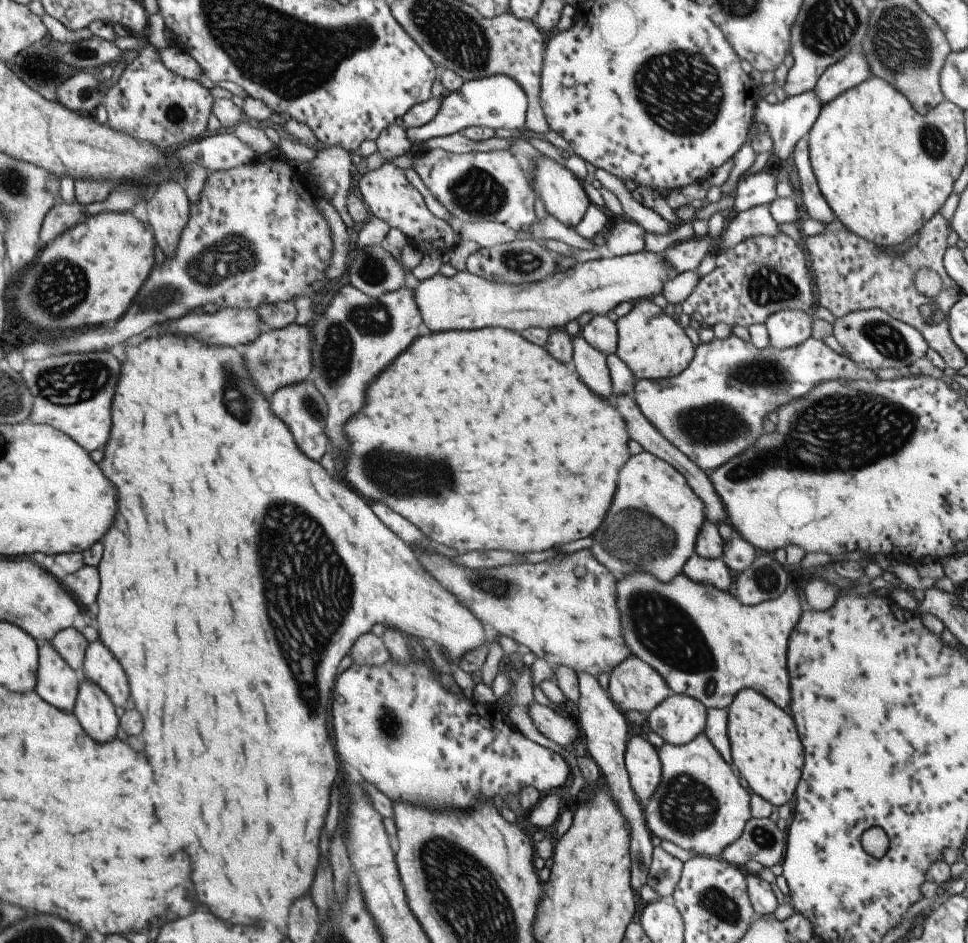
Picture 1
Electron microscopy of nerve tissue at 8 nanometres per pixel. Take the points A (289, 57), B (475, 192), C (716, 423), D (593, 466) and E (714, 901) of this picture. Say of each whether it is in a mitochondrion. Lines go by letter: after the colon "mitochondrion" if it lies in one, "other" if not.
A: mitochondrion
B: mitochondrion
C: mitochondrion
D: other
E: mitochondrion

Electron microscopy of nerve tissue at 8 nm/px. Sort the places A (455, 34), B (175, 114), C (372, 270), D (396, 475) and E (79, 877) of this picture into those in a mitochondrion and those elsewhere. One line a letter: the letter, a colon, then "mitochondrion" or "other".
A: mitochondrion
B: mitochondrion
C: mitochondrion
D: mitochondrion
E: other

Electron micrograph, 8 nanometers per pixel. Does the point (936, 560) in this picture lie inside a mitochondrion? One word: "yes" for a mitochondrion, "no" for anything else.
no

